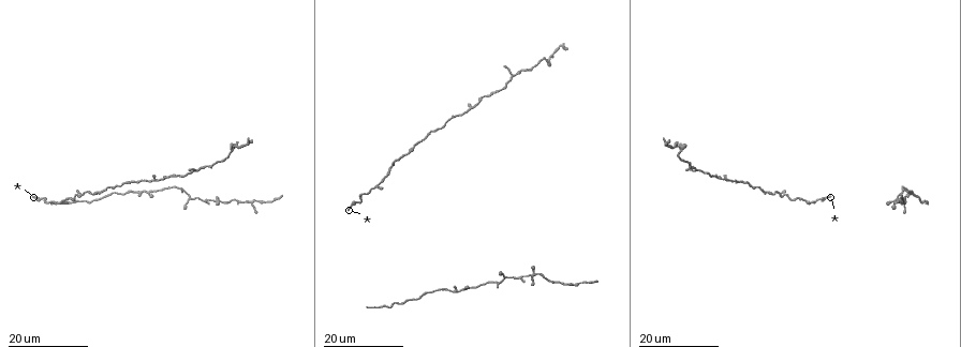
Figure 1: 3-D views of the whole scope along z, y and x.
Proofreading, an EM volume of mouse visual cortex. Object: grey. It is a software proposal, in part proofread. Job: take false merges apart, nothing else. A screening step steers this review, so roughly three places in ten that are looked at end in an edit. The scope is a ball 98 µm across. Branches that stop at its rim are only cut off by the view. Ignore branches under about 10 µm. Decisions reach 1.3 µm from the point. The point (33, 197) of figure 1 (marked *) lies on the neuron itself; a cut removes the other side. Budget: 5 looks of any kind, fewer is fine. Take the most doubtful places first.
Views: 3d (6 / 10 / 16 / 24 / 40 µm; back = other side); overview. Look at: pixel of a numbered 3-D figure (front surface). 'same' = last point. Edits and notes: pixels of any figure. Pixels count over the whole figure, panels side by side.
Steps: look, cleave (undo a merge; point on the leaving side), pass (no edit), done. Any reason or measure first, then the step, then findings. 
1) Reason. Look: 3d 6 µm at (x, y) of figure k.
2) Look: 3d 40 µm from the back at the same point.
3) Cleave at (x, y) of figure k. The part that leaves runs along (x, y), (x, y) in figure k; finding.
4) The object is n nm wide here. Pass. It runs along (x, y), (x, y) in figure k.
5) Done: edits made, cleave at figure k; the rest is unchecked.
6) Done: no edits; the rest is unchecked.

Calibre changes. Look: 3d 16 µm at (152, 191) of figure 1.

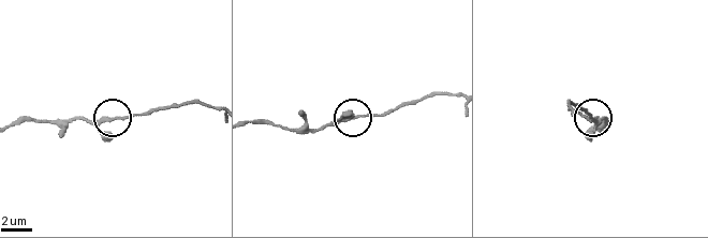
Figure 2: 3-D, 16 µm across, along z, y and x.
Closer look. Look: 3d 6 µm at (109, 120) of figure 2.

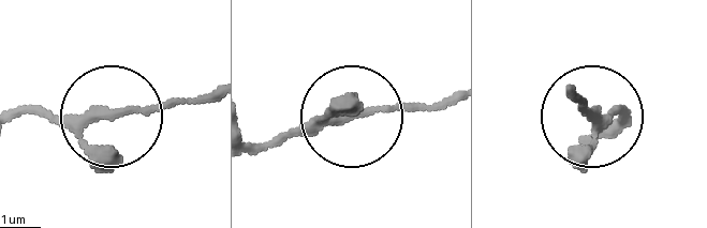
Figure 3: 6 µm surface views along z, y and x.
Pass. It runs along (252, 141), (374, 111), (443, 111) in figure 3; one neuron here.

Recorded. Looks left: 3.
Small branch off a trunk. Look: 3d 16 µm at (536, 272) of figure 1.

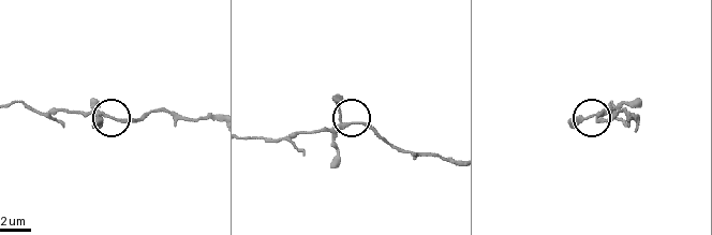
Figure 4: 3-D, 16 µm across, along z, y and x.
Zoom in. Look: 3d 10 µm at (353, 123) of figure 4.

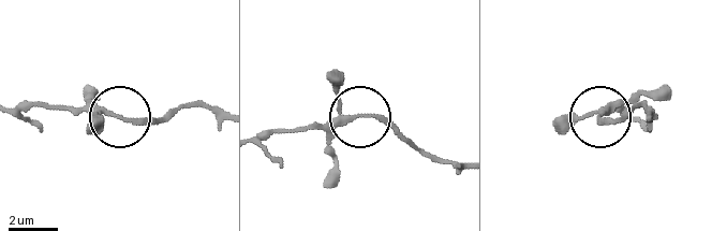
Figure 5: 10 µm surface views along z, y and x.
3 arms meet here. Pass. It runs along (257, 140), (282, 129), (374, 117), (410, 145) in figure 5; all the same neuron.

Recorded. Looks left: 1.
Done: no edits; the rest is unchecked.

